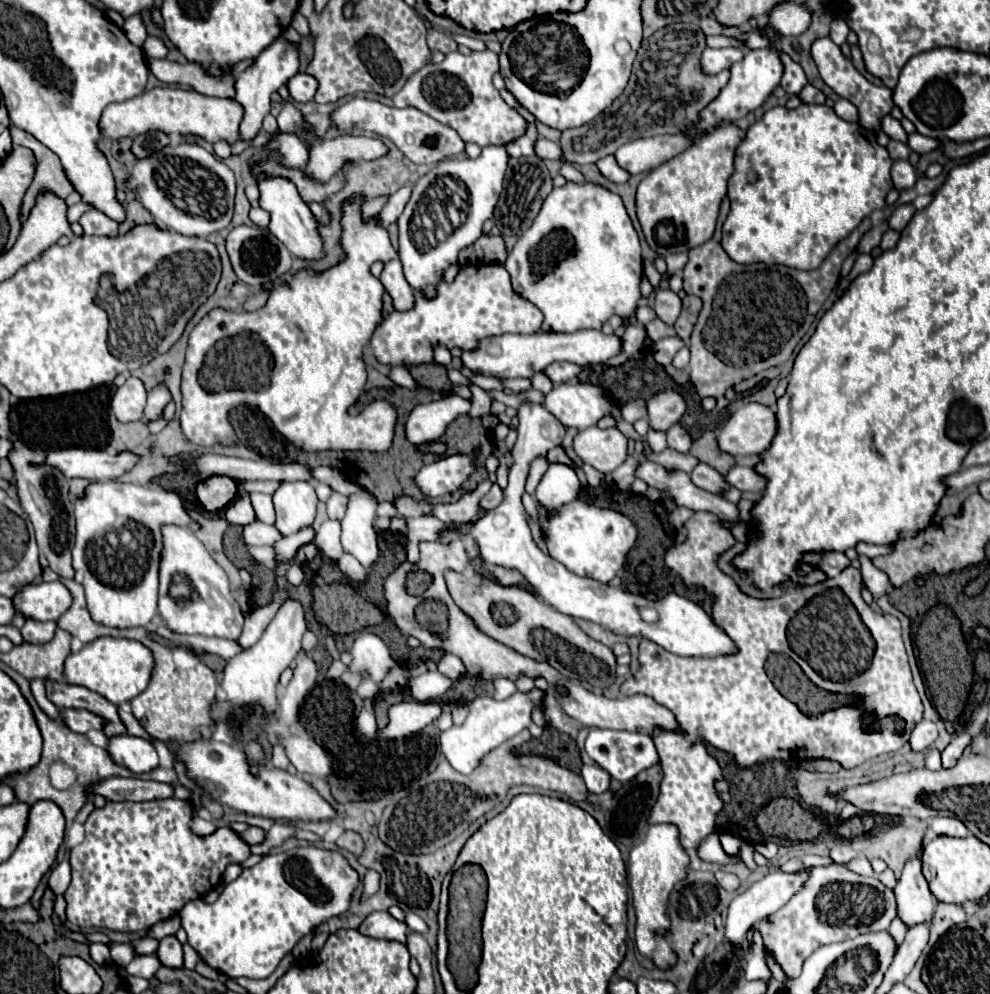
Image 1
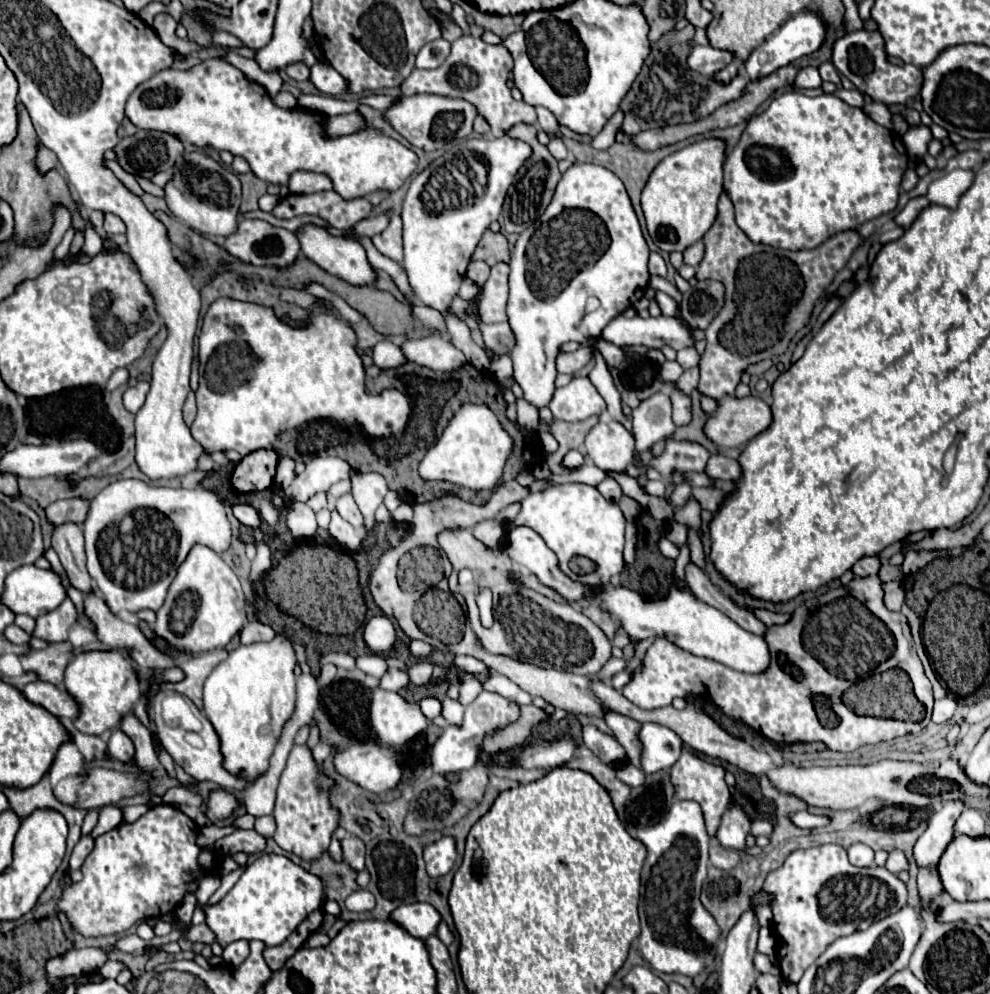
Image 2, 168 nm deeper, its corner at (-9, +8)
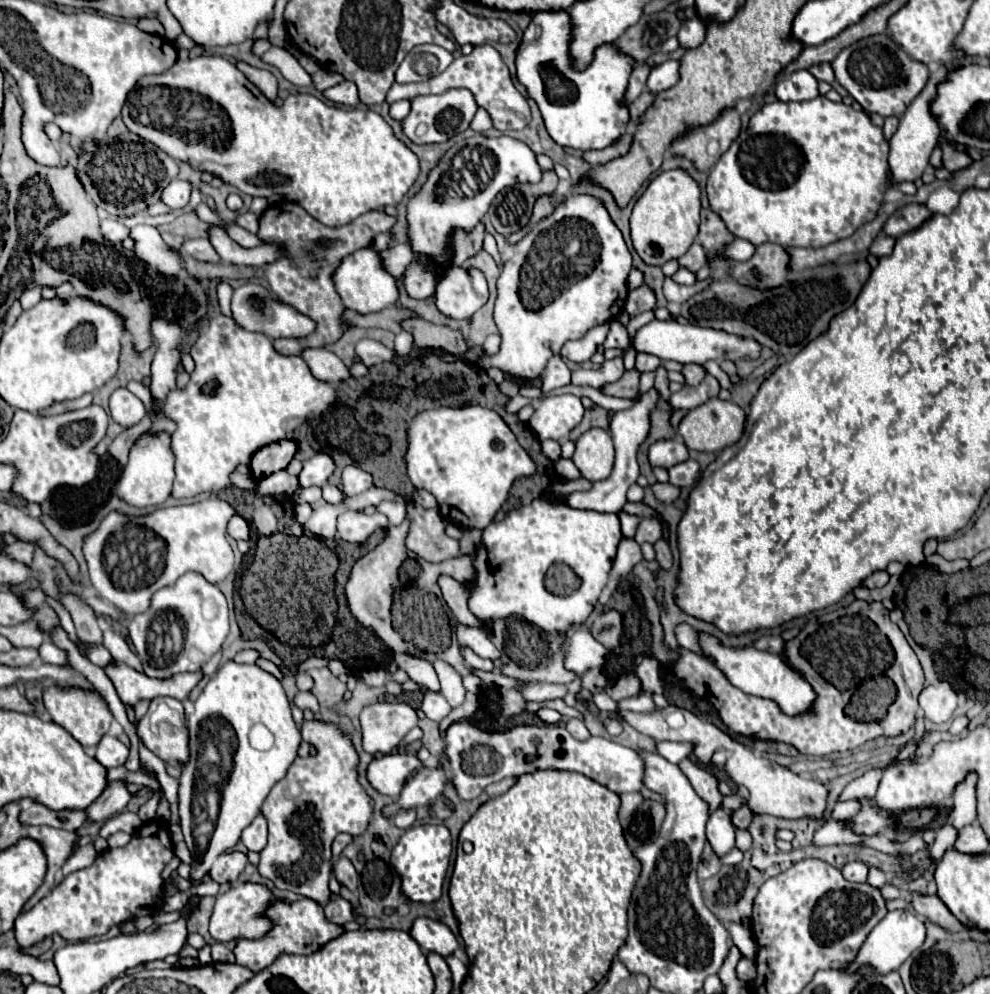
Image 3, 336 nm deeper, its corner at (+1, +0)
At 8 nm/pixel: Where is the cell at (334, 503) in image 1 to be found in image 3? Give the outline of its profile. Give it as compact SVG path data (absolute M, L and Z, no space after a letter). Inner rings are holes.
M345 510L337 518L337 538L345 542L365 542L375 530L387 526L387 518L383 514L359 514L355 510Z

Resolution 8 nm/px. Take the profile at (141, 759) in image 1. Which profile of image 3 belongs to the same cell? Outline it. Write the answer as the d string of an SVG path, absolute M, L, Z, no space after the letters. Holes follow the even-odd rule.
M105 734L101 738L101 742L97 744L95 760L105 768L115 768L115 766L123 766L125 764L127 754L129 754L129 748L125 744L121 744L117 738Z

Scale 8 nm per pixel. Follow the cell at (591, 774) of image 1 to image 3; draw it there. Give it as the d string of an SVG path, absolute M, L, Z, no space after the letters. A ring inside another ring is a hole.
M569 718L567 720L567 726L565 726L567 730L569 730L569 734L573 736L573 738L577 738L577 740L589 740L591 738L591 734L589 734L589 730L585 728L585 724L581 722L581 720L577 720L577 718Z

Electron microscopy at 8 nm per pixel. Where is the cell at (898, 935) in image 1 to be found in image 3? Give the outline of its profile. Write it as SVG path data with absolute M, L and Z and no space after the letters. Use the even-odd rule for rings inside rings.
M947 824L941 826L939 830L935 830L935 842L931 844L931 850L929 850L929 856L931 856L931 864L929 864L929 872L935 870L935 864L937 860L943 858L943 854L953 846L953 840L957 836L957 830L955 828L949 828Z

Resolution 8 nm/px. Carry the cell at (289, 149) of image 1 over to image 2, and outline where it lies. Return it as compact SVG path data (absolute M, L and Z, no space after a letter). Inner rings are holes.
M209 58L199 62L197 66L189 70L163 70L157 72L151 80L145 80L135 88L135 92L129 96L125 106L125 116L137 126L145 130L159 130L167 132L181 142L189 142L197 148L215 148L215 150L227 150L233 156L241 156L249 162L251 172L259 176L261 180L269 184L287 184L289 176L297 170L307 172L319 172L331 178L333 190L343 200L355 200L361 196L367 196L377 190L397 190L403 186L403 182L417 170L417 154L397 142L391 136L385 136L381 130L367 124L365 130L359 130L355 134L331 138L325 132L325 120L327 116L317 110L309 108L279 108L269 96L267 90L243 76L239 68L233 64L227 64L223 58Z

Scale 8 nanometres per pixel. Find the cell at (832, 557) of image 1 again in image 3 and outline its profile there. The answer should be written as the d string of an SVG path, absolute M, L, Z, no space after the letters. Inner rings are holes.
M879 570L879 572L869 574L869 576L861 582L861 586L865 586L865 588L881 588L881 586L887 584L887 580L889 580L889 574L883 572L883 570Z

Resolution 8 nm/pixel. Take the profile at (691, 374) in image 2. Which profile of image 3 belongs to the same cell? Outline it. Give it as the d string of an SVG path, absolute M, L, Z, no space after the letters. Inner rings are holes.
M685 364L683 366L683 376L685 376L687 386L697 386L703 380L705 370L701 366L697 366L697 364Z

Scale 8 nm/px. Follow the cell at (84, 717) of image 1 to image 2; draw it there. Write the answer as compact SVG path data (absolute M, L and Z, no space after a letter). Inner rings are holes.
M43 680L29 682L21 688L21 694L31 704L37 704L37 706L49 710L57 718L73 720L79 714L79 706L75 704L75 700L65 690L59 690L57 686L53 686L49 682L43 682Z

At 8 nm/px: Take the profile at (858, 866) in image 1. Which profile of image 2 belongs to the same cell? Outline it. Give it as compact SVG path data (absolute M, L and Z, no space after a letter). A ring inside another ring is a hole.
M893 850L887 858L887 864L885 864L887 870L891 870L893 874L899 874L903 870L909 870L909 862L907 862L907 856L901 852L901 850Z

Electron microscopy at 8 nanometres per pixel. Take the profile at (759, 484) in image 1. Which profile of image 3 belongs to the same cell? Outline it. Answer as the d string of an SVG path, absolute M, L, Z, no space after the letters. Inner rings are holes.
M687 460L685 464L677 464L669 470L669 482L679 488L695 486L701 480L701 474L703 474L703 470L701 470L699 462Z

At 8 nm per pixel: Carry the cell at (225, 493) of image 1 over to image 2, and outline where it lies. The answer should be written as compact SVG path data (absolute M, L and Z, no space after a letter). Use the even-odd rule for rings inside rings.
M255 450L245 456L233 470L231 484L237 492L249 494L257 490L267 490L273 484L275 470L279 462L277 450Z

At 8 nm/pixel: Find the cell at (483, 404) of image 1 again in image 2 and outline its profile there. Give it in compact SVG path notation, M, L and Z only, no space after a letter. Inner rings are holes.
M507 134L501 138L469 138L463 142L463 146L475 150L489 164L489 182L487 182L485 194L481 198L477 198L475 204L469 204L469 206L443 210L439 214L427 212L427 208L421 200L421 192L423 192L427 180L431 178L431 172L435 170L437 162L431 164L427 170L419 172L407 190L407 196L403 202L403 212L401 212L403 250L405 250L403 268L407 272L409 286L415 294L415 298L421 304L431 306L443 314L445 326L447 326L447 336L451 336L451 342L455 344L455 348L459 348L465 354L467 362L471 362L475 368L489 368L489 358L487 358L485 350L473 342L469 326L451 312L451 300L457 294L459 284L465 278L465 270L469 266L471 254L473 254L481 234L489 228L489 224L493 220L499 218L507 188L511 186L511 180L515 178L515 174L519 172L519 168L525 164L525 160L531 156L533 150L527 142L515 140Z

